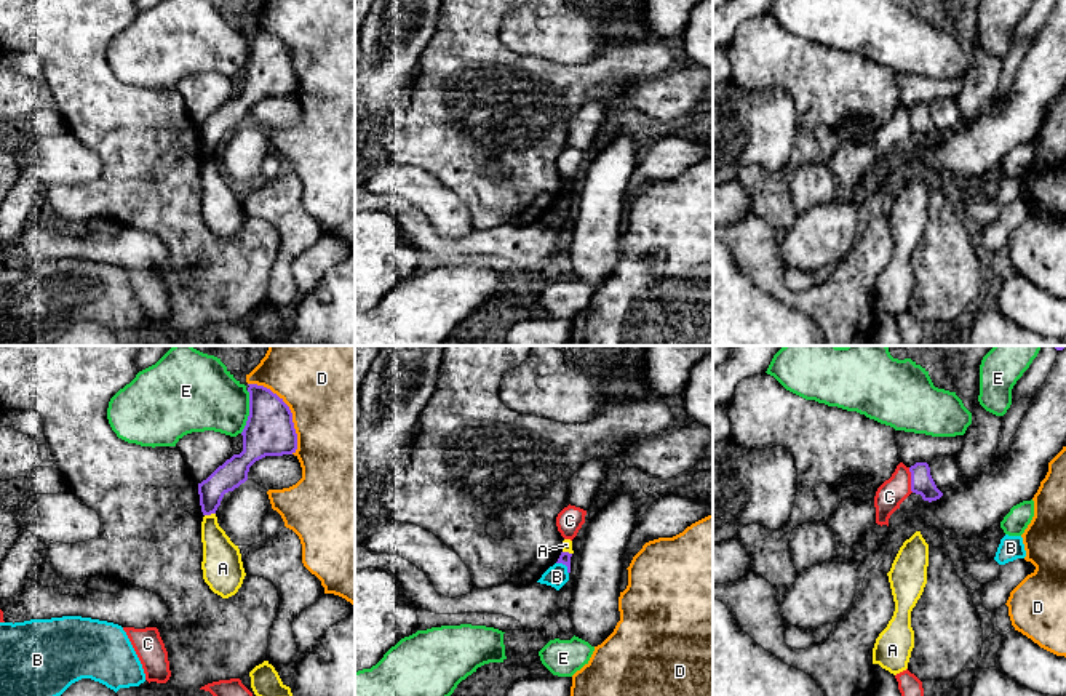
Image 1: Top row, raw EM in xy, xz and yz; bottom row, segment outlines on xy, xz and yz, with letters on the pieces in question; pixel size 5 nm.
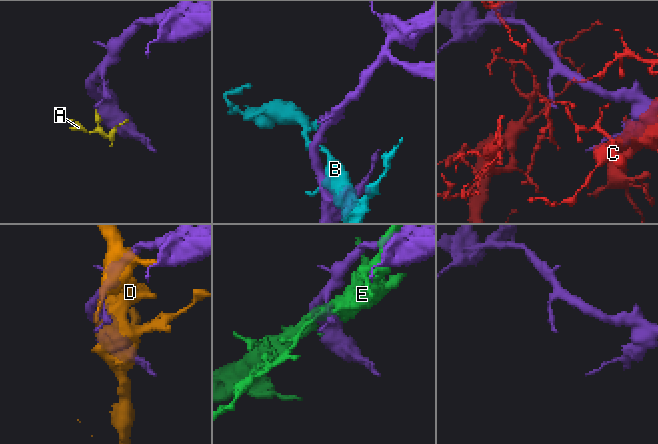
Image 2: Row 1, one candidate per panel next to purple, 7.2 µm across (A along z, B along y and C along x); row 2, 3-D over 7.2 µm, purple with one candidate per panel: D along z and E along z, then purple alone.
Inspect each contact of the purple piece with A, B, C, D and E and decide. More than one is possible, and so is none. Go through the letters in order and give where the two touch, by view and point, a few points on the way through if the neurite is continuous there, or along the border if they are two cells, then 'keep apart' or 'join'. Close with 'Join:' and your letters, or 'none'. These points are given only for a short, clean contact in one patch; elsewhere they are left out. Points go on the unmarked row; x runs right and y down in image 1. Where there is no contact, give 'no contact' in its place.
A: xy (210, 156) | along xy (214, 154), (205, 157) | keep apart
B: xz (564, 205) | keep apart
C: yz (911, 122) | keep apart
D: xy (290, 52) | keep apart
E: xy (250, 53) | keep apart
Join: none

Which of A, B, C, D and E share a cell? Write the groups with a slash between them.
A / B / C / D / E

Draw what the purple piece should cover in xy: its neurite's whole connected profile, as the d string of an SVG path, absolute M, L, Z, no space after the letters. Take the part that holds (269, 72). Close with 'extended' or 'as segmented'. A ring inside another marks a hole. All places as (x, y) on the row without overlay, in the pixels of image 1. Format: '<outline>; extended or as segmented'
M248 26L249 58L241 74L243 93L219 107L198 125L203 157L216 155L225 134L248 122L249 109L265 98L292 96L297 75L289 48L270 30Z; as segmented

